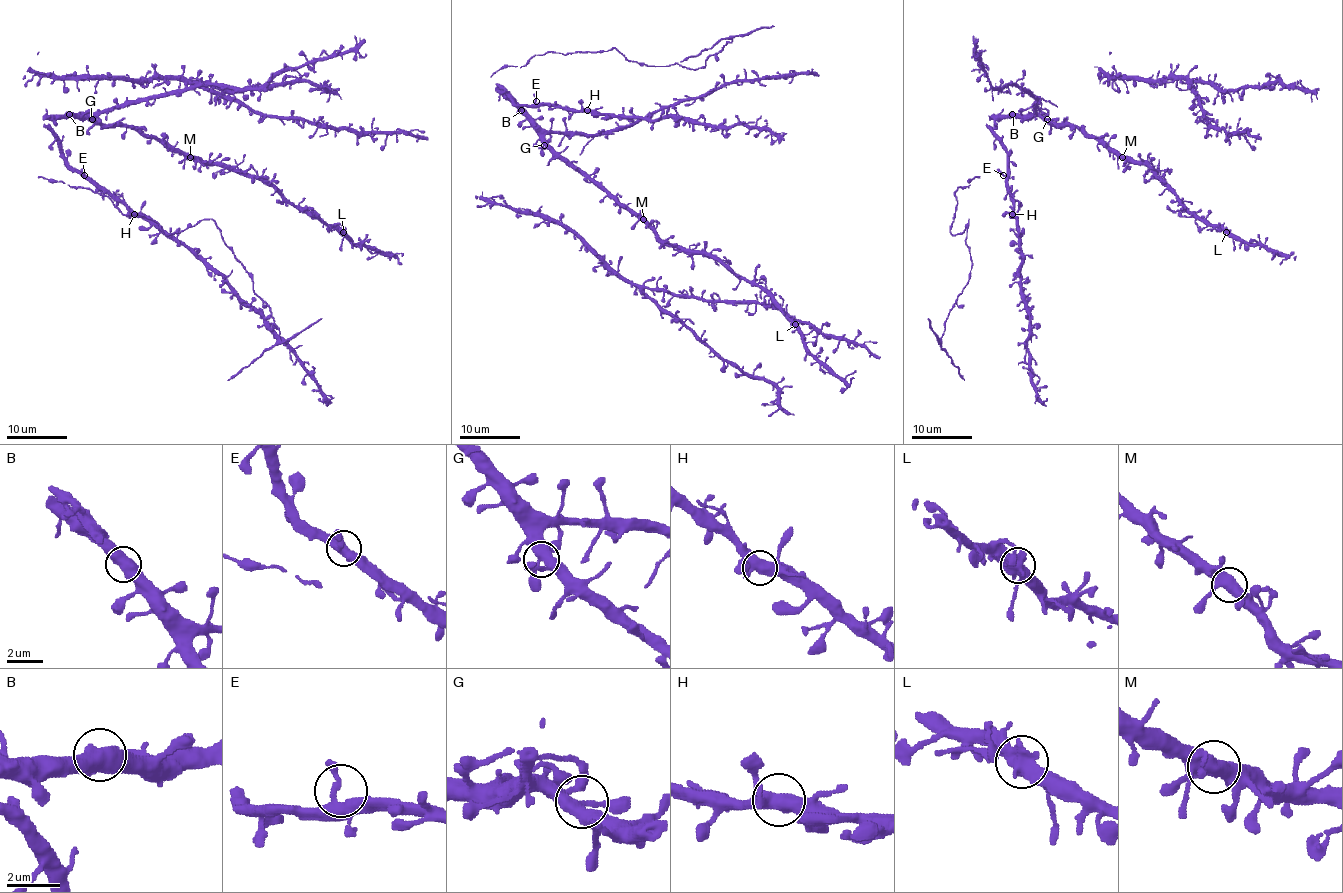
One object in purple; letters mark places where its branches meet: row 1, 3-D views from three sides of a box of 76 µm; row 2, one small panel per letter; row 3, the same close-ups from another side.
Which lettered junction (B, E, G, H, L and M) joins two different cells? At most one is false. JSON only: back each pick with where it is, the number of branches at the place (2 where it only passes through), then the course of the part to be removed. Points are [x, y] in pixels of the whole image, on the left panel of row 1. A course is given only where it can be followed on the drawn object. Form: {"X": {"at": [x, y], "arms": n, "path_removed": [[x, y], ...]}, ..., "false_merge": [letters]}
{"false_merge": []}

